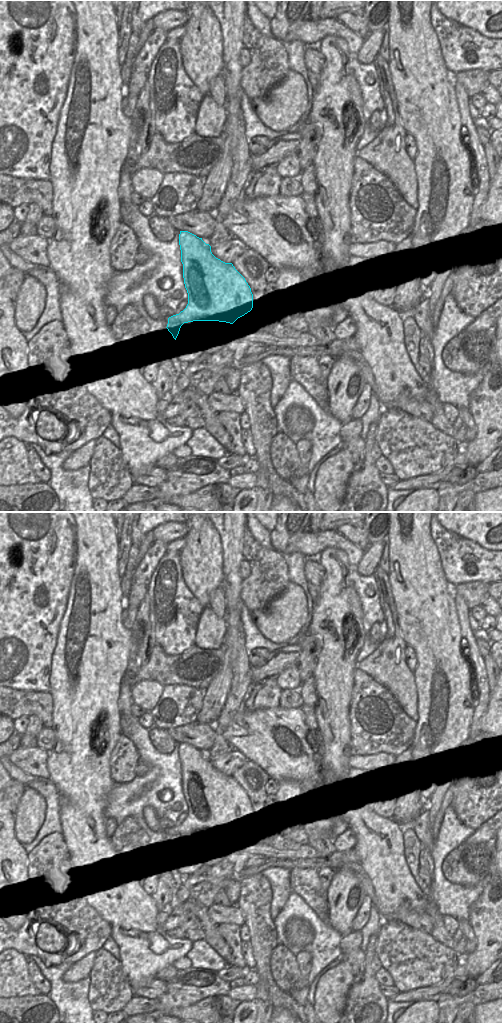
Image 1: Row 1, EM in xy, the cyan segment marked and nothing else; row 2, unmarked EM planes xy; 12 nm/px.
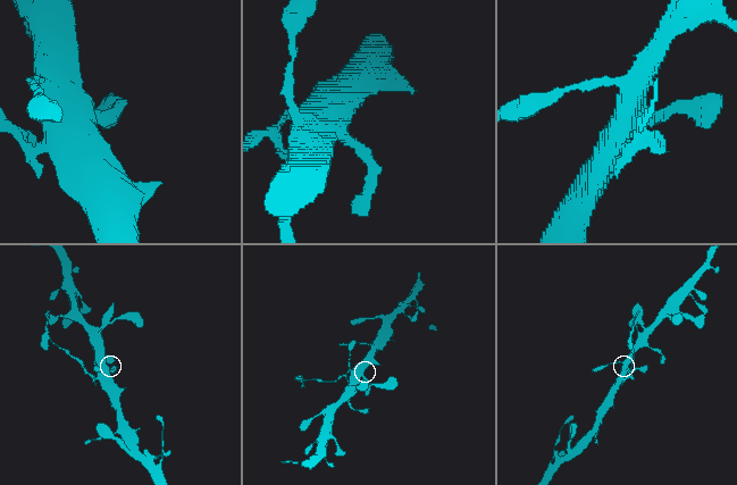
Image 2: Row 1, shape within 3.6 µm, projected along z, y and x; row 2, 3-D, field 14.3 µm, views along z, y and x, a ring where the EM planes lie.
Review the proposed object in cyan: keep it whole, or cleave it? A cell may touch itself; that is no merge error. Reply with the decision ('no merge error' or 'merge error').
merge error

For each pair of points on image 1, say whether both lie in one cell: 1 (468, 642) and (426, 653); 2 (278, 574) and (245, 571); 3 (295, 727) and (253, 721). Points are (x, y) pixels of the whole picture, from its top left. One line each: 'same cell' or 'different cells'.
1: different cells
2: different cells
3: same cell

